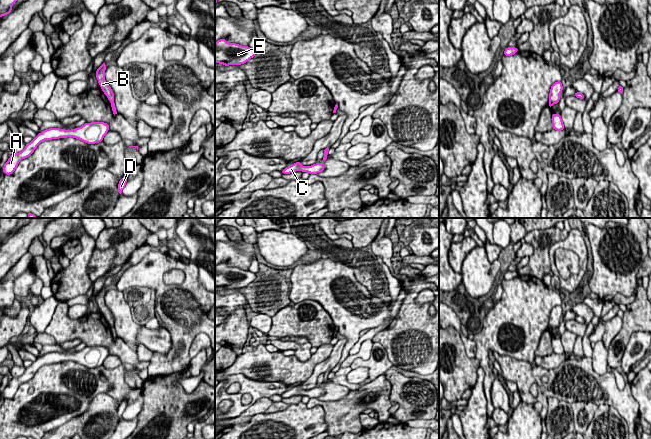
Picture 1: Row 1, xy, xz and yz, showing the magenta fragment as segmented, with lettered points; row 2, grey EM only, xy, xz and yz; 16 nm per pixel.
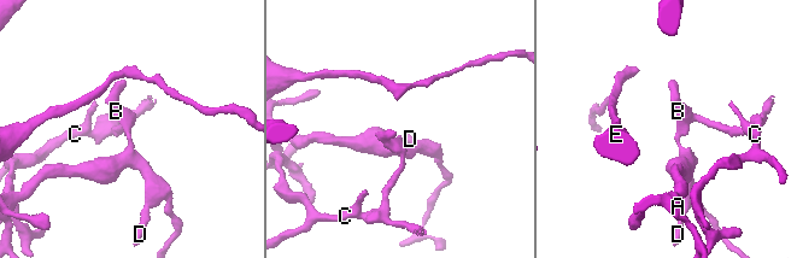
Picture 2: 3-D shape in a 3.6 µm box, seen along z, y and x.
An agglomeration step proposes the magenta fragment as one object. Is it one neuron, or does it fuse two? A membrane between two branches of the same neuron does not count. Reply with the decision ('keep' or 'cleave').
cleave

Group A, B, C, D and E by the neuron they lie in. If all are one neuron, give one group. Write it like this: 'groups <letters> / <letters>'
groups A D E / B C

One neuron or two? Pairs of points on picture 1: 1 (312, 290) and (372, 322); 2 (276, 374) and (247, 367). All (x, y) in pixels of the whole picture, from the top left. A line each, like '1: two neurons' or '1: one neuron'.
1: one neuron
2: one neuron

